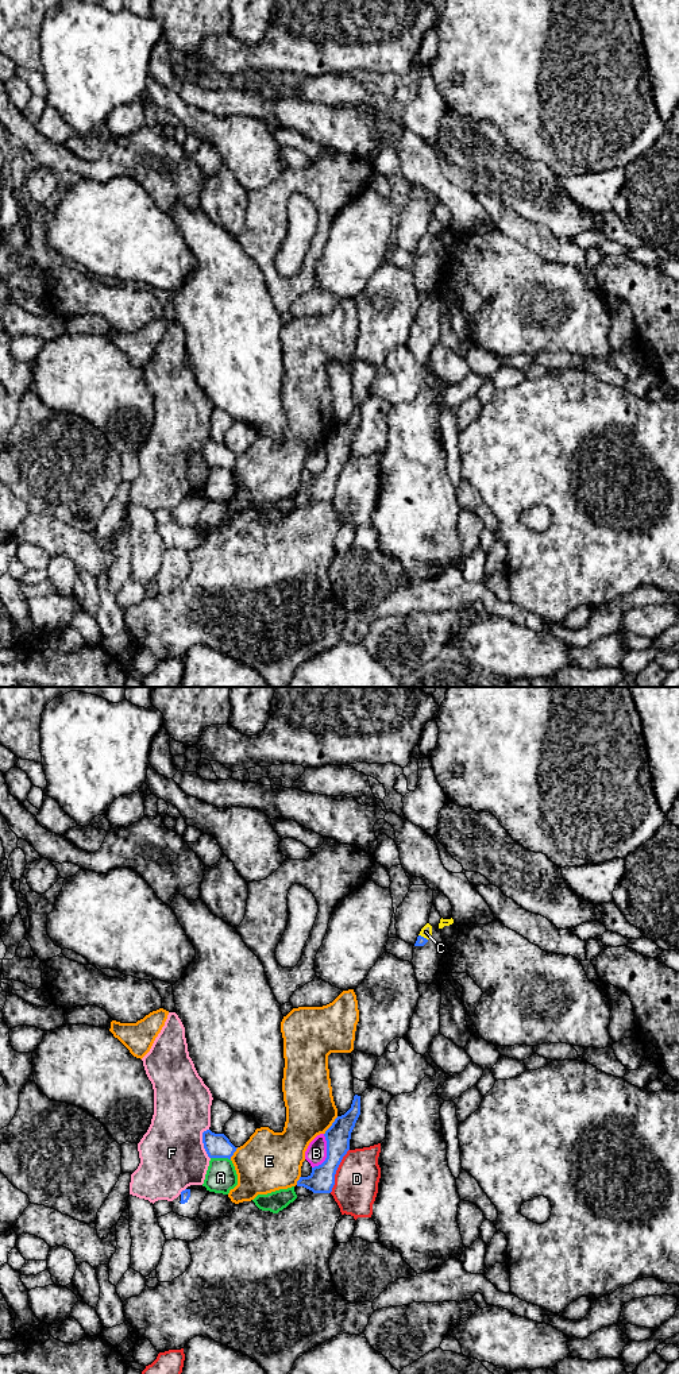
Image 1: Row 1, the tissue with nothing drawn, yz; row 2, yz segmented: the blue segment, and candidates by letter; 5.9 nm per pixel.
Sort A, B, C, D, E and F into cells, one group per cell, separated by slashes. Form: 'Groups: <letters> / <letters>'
Groups: A / B / C / D / E / F

